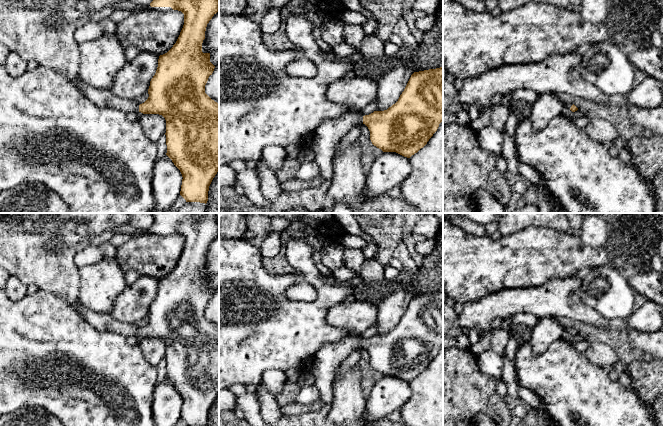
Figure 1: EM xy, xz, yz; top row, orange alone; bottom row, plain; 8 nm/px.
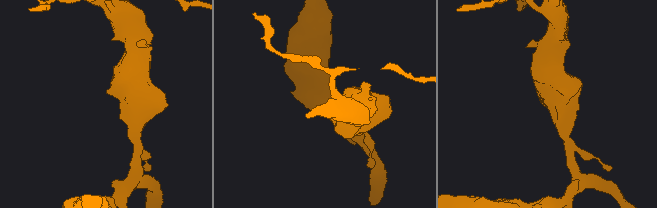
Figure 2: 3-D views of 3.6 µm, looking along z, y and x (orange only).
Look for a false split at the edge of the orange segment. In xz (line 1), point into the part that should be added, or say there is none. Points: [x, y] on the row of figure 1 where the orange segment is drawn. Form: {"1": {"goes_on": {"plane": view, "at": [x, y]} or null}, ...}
{"1": {"goes_on": {"plane": "xz", "at": [328, 133]}}}

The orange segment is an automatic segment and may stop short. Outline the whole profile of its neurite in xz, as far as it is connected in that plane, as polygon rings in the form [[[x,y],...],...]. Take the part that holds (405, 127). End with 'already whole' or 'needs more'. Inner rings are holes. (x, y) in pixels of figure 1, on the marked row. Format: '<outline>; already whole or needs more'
[[[443,67],[414,72],[398,101],[384,111],[374,111],[363,116],[347,111],[335,121],[323,121],[315,130],[310,147],[315,152],[315,161],[320,167],[324,182],[329,183],[333,176],[332,159],[335,145],[353,127],[365,124],[370,131],[370,140],[383,152],[396,152],[410,158],[423,148],[439,124],[443,121]]]; needs more

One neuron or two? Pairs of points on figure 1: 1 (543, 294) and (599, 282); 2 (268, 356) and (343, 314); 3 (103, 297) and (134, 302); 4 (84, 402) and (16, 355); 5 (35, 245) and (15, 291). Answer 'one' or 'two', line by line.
1: two
2: two
3: two
4: one
5: two

